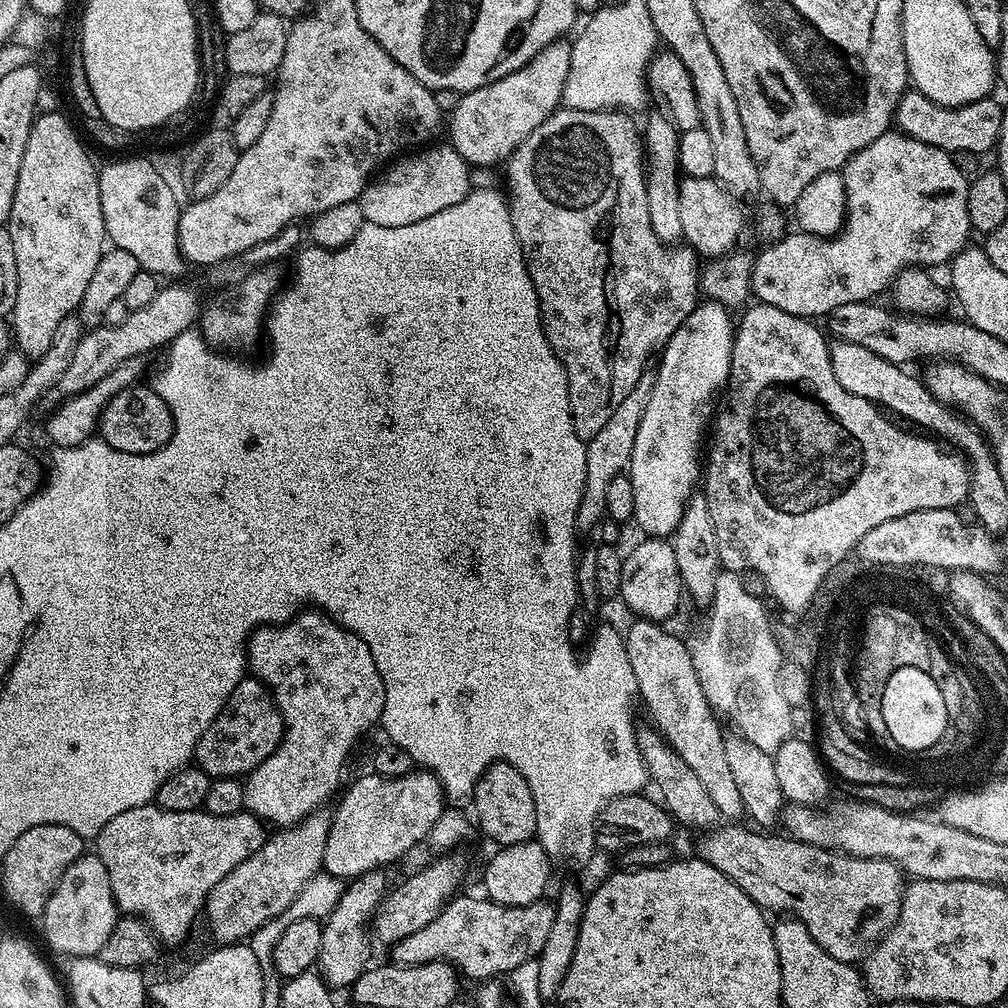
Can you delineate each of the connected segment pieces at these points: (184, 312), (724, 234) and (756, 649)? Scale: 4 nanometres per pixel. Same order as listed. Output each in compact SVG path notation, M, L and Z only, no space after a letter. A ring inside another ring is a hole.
M184 282L169 283L172 284L169 288L168 285L161 287L154 302L150 302L146 310L128 312L121 324L105 322L81 336L78 350L74 350L74 358L70 358L70 368L66 370L66 374L62 374L62 378L58 378L54 389L55 395L67 398L82 394L90 390L90 386L102 382L102 378L106 378L110 370L118 370L122 362L135 356L147 357L146 354L151 348L163 349L171 344L174 338L178 338L178 334L189 331L199 321L202 299L200 300L194 289L180 283Z
M684 176L680 181L680 209L682 210L683 239L687 247L691 248L700 258L715 258L726 256L737 247L740 235L744 232L744 212L740 209L741 201L733 196L719 180L707 176L706 178L690 178Z
M721 571L716 597L707 609L708 621L705 622L704 629L697 634L696 641L691 641L690 644L692 661L698 674L698 682L702 684L702 694L708 699L713 712L725 721L728 719L736 727L733 729L750 742L754 742L758 750L775 754L778 746L782 746L782 742L786 742L794 732L790 722L792 708L779 689L782 655L769 631L770 612L764 609L763 602L754 593L748 592L747 586L740 580L743 579L735 572Z

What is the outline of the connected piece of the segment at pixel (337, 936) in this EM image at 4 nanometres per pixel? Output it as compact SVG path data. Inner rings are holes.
M377 870L367 872L365 876L355 877L345 887L344 894L334 906L334 910L323 921L322 946L318 950L315 967L320 979L329 989L351 989L352 984L358 982L360 975L370 967L371 960L368 959L372 956L374 940L369 928L377 908L390 888L390 883L388 884L384 875L383 871Z

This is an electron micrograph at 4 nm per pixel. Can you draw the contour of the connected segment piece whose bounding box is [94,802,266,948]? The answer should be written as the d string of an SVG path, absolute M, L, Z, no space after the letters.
M143 804L134 810L122 810L122 814L118 814L114 818L110 818L110 822L106 822L106 826L102 826L102 830L94 837L95 855L100 857L100 861L106 866L106 874L110 874L110 886L114 894L114 902L117 909L124 916L135 916L144 921L151 928L157 941L161 945L169 944L170 947L176 948L188 935L192 932L192 923L197 919L201 919L204 903L208 901L210 890L214 890L214 886L218 886L218 882L222 882L222 878L226 878L226 874L230 874L230 870L234 870L234 866L238 866L238 862L246 862L246 858L250 858L250 854L254 854L254 850L258 850L266 839L266 825L263 820L252 815L251 812L245 810L238 814L230 814L229 816L215 816L206 811L199 812L175 812L174 810L162 810L157 804Z

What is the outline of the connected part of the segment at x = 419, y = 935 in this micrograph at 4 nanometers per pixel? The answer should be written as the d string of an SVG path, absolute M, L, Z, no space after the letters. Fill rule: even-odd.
M457 894L449 900L448 905L443 908L438 914L438 918L434 918L434 922L430 922L430 926L422 926L422 930L418 930L415 934L410 934L410 938L402 938L402 942L391 945L390 956L391 963L406 966L418 966L419 964L451 964L453 968L456 969L457 973L465 981L468 980L484 980L480 982L488 982L491 976L504 976L507 977L515 968L520 968L522 962L530 962L535 960L539 956L542 946L546 946L546 934L550 934L550 925L554 922L554 914L556 913L555 903L551 899L541 898L534 901L533 904L527 904L526 906L506 906L505 904L499 904L493 900L487 898L481 898L479 900L476 896L464 896L465 894Z

